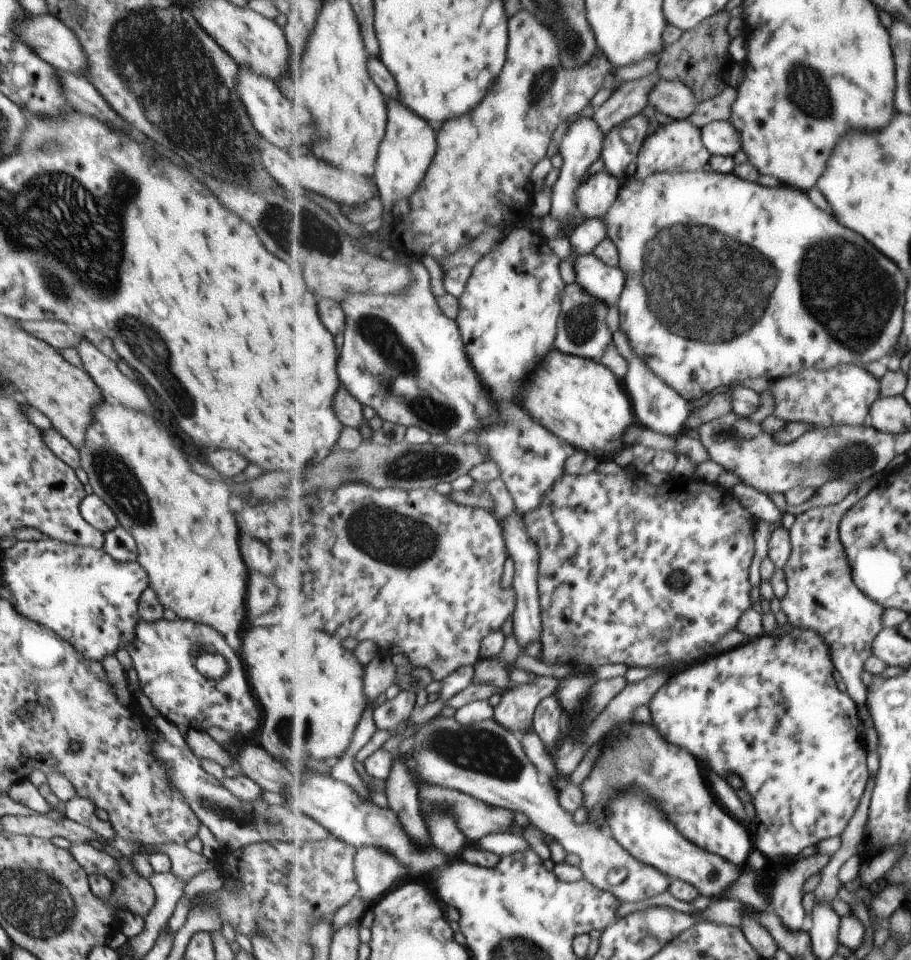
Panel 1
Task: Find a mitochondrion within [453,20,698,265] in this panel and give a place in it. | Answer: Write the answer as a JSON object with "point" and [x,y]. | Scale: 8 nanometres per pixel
{"point":[544,79]}

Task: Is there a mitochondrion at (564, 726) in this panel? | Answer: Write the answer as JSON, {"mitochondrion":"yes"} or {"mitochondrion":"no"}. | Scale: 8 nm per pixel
{"mitochondrion":"no"}

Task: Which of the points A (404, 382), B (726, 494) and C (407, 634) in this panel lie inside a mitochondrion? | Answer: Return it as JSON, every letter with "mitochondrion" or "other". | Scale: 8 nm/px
{"A":"mitochondrion","B":"other","C":"other"}

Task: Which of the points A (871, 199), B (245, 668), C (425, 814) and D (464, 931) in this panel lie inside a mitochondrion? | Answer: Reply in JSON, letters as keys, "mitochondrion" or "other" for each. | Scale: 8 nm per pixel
{"A":"other","B":"other","C":"other","D":"other"}

